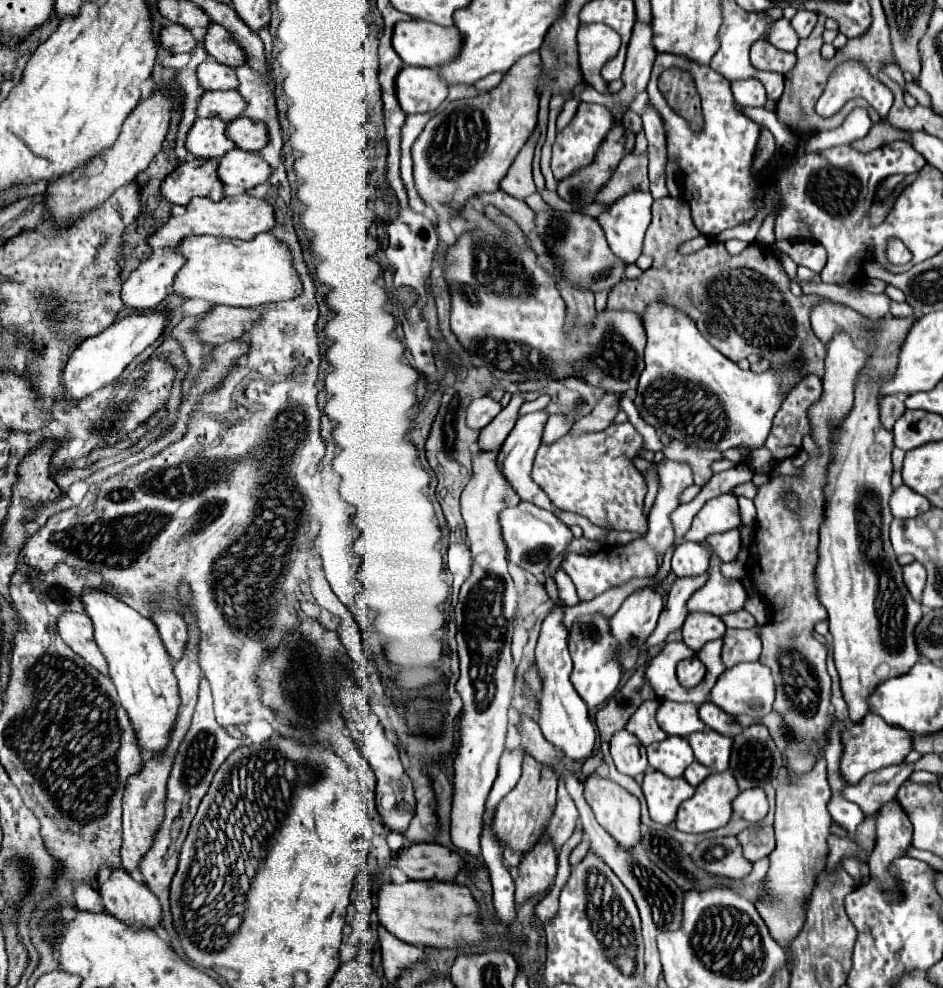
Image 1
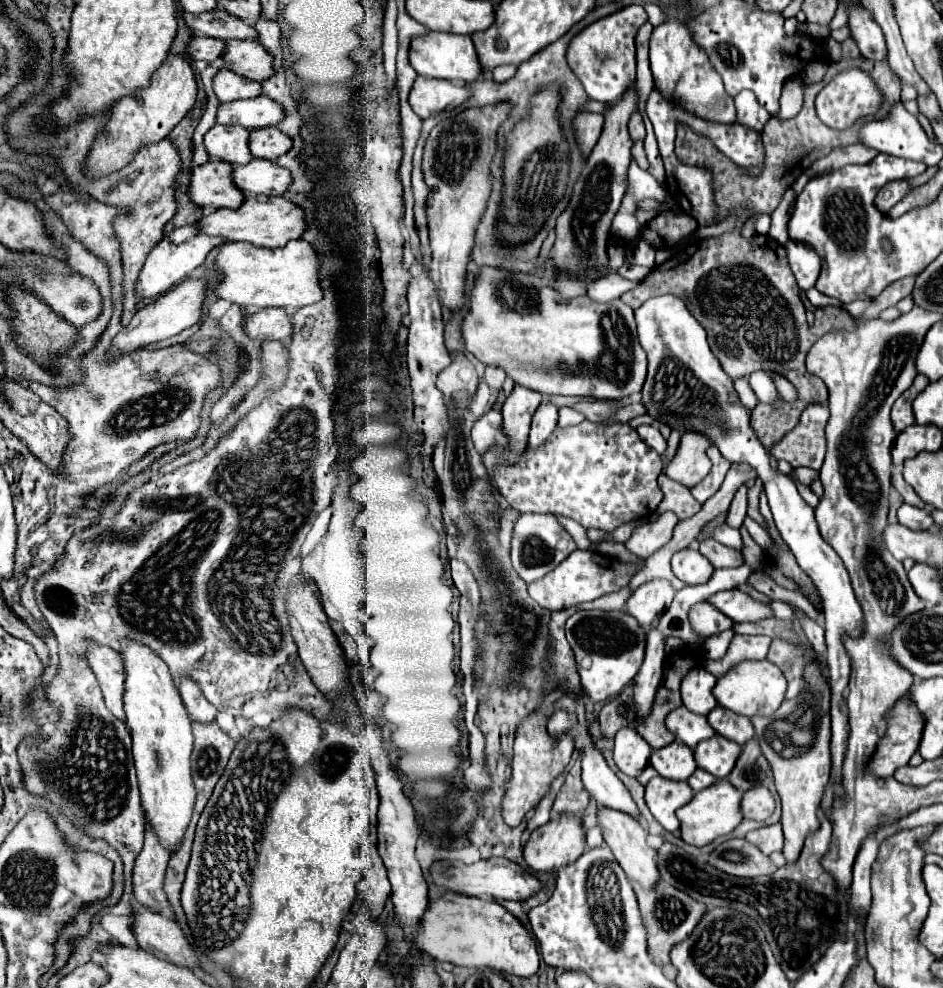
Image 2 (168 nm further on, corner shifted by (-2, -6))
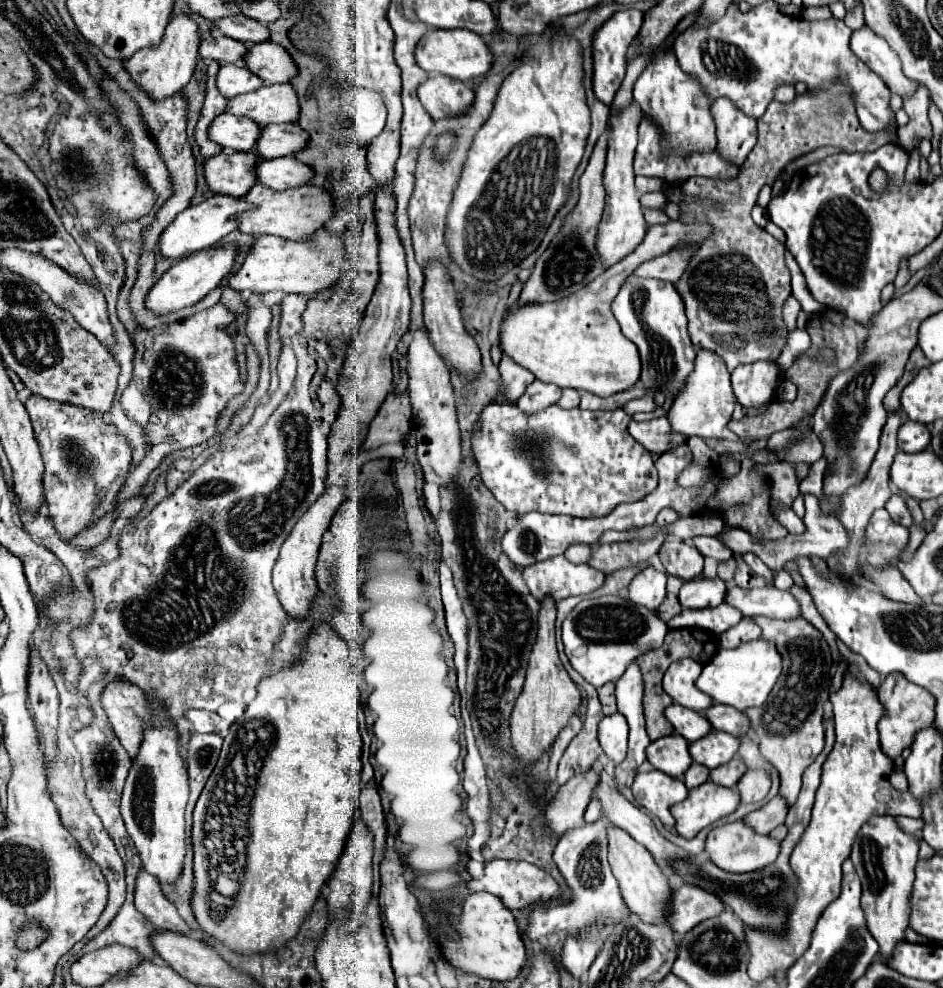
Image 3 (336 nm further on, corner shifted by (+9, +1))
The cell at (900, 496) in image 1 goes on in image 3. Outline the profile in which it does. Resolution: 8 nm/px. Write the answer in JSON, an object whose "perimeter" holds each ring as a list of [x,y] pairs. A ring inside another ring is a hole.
{"perimeter":[[[892,495],[892,497],[888,499],[886,511],[890,513],[890,517],[892,517],[896,523],[900,523],[900,525],[904,525],[904,527],[910,527],[910,525],[914,523],[914,521],[912,521],[912,515],[910,515],[910,511],[908,511],[908,507],[906,507],[906,503],[904,503],[904,499],[902,499],[900,495]]]}

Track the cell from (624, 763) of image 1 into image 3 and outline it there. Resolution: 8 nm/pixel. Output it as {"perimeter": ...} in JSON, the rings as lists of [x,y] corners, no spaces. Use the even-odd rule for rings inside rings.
{"perimeter":[[[620,713],[608,715],[600,721],[598,729],[598,741],[604,749],[604,753],[616,761],[622,763],[628,751],[628,723]]]}

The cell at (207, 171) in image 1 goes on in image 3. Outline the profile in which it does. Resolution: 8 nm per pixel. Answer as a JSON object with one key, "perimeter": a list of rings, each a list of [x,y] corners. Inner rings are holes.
{"perimeter":[[[256,151],[220,153],[206,161],[206,183],[212,191],[232,197],[244,197],[256,183],[252,167],[260,161]]]}

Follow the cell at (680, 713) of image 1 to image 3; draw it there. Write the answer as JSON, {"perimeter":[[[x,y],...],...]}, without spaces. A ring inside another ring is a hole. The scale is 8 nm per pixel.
{"perimeter":[[[672,703],[664,713],[666,713],[666,719],[672,723],[674,731],[680,733],[690,743],[706,737],[712,731],[712,725],[704,717],[704,713],[680,707],[676,703]]]}

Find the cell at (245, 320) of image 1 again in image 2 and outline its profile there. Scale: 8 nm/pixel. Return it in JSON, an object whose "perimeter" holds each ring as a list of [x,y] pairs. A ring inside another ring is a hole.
{"perimeter":[[[265,308],[265,310],[249,314],[245,318],[243,330],[255,342],[263,342],[263,340],[281,340],[283,342],[291,336],[293,326],[283,308]]]}

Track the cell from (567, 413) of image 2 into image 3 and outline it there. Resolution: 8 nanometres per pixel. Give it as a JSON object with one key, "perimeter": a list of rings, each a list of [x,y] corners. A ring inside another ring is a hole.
{"perimeter":[[[564,389],[562,397],[558,401],[558,405],[562,409],[574,409],[574,407],[578,407],[578,403],[580,403],[580,393],[576,389]]]}

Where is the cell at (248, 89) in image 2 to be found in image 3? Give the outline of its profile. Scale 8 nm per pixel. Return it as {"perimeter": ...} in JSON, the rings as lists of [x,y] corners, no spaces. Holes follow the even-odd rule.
{"perimeter":[[[222,65],[216,85],[226,99],[232,99],[242,93],[250,93],[262,87],[262,79],[240,65]]]}

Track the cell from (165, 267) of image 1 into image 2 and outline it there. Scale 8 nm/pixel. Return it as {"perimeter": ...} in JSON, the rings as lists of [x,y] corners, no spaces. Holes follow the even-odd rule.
{"perimeter":[[[195,224],[181,226],[181,228],[175,228],[173,232],[165,234],[163,240],[149,252],[149,256],[145,260],[145,266],[139,272],[137,286],[135,286],[137,296],[141,300],[155,300],[157,296],[169,292],[179,282],[183,282],[195,268],[199,268],[205,262],[205,258],[209,256],[209,252],[215,246],[223,244],[223,242],[225,242],[223,238],[211,238],[211,236],[199,234],[199,230],[197,230]]]}

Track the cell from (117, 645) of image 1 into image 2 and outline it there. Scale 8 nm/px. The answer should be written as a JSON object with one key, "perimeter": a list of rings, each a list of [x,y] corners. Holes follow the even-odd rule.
{"perimeter":[[[123,638],[119,650],[125,666],[125,716],[133,740],[133,760],[139,778],[139,792],[145,820],[153,824],[157,836],[169,852],[175,852],[193,814],[195,786],[191,780],[189,756],[193,750],[191,720],[185,712],[177,684],[167,664],[141,642]]]}

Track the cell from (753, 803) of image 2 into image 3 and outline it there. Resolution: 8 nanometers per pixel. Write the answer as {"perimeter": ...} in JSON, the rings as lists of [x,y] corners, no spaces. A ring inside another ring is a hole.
{"perimeter":[[[748,769],[738,781],[742,803],[762,801],[770,791],[770,773],[764,769]]]}

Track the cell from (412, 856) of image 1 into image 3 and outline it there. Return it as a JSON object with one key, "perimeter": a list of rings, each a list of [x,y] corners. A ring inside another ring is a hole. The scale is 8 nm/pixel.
{"perimeter":[[[496,859],[488,863],[478,863],[478,861],[468,861],[468,889],[472,893],[484,891],[490,895],[496,895],[502,899],[502,903],[514,911],[514,909],[526,909],[534,903],[548,903],[552,899],[560,897],[560,885],[542,869],[538,869],[532,863],[526,861],[506,861],[506,859]]]}

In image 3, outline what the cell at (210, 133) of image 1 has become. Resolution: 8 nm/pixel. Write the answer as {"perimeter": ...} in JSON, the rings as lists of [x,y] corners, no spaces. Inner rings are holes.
{"perimeter":[[[222,113],[212,121],[208,135],[212,141],[222,145],[230,153],[230,151],[252,151],[256,147],[260,131],[262,127],[252,123],[252,119],[248,117]]]}

